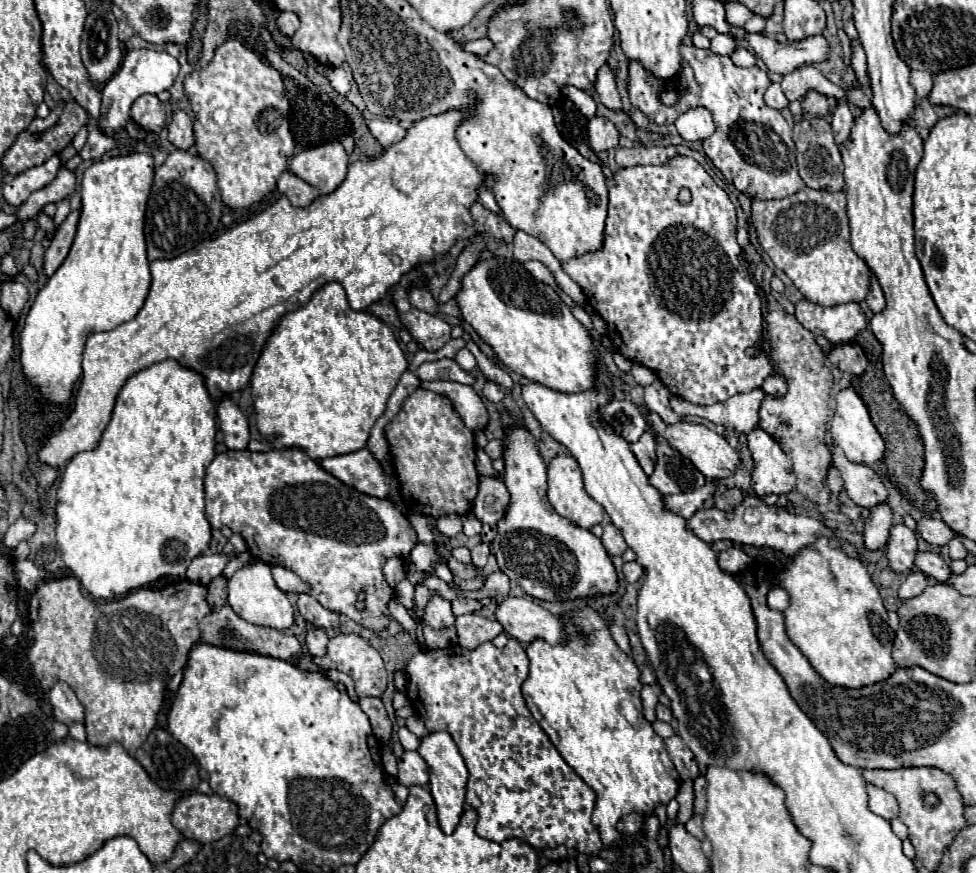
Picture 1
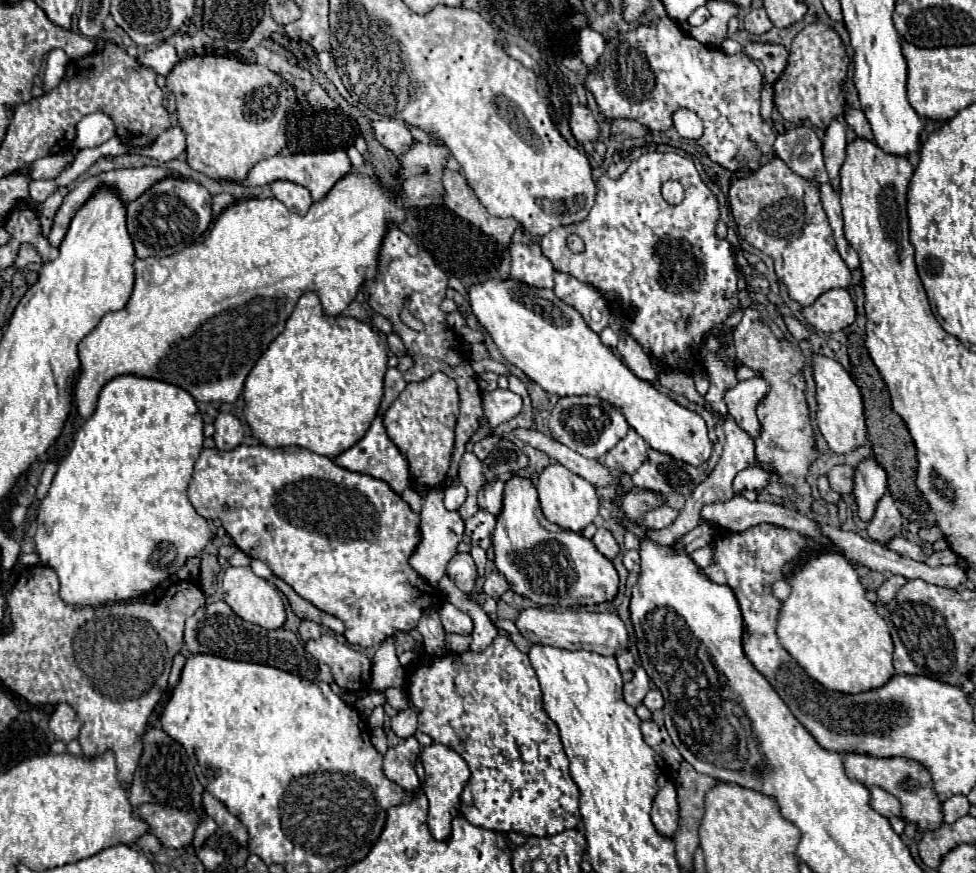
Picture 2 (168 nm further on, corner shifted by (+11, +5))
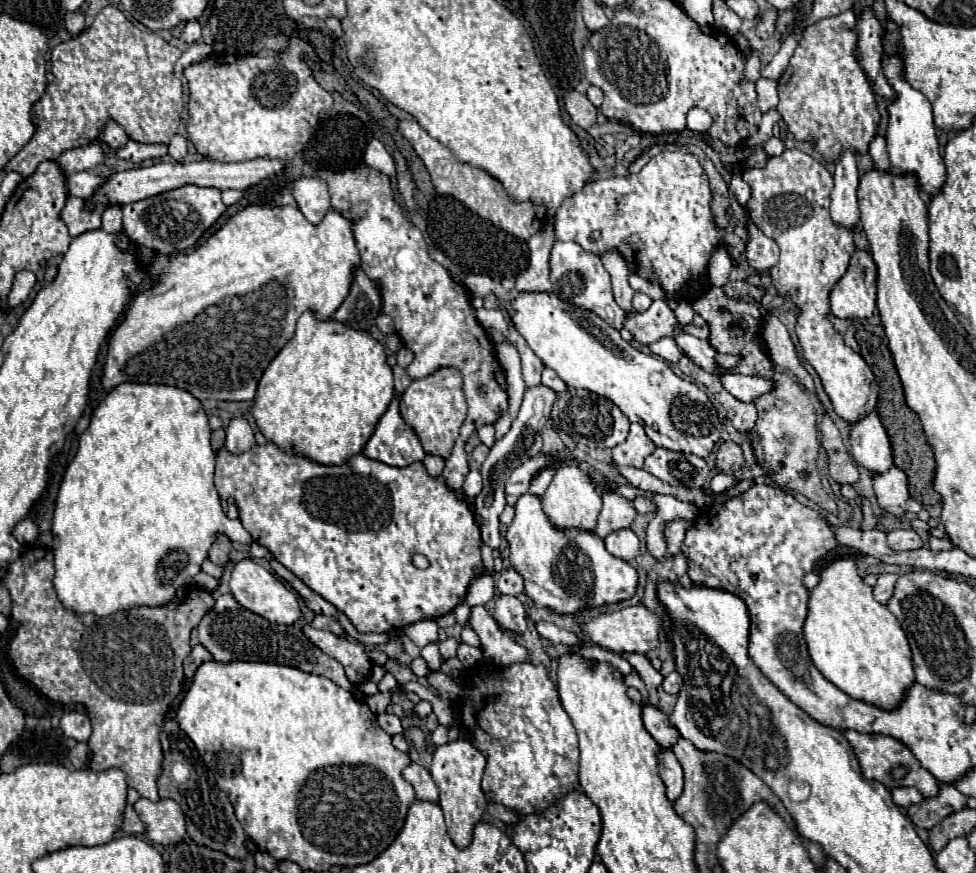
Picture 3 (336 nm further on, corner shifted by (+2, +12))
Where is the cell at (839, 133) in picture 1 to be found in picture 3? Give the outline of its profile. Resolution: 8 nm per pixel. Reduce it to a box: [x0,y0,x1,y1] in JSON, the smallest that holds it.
[832,149,858,229]

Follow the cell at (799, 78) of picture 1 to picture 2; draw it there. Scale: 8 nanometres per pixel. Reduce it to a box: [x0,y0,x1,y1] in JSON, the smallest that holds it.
[845,106,873,142]

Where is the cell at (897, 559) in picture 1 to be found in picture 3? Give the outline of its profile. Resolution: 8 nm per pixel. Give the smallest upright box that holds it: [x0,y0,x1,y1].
[874,467,910,517]

